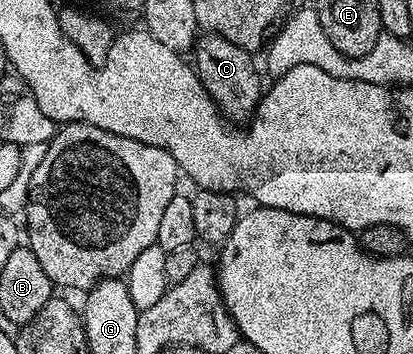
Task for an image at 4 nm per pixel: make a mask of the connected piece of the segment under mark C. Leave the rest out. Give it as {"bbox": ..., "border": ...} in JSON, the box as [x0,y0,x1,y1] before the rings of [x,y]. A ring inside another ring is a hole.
{"bbox":[191,32,263,124],"border":[[[208,32],[198,37],[191,51],[191,65],[197,71],[203,88],[211,96],[217,109],[233,124],[248,123],[263,97],[263,74],[258,63],[257,66],[253,63],[253,58],[254,55],[239,48],[239,44],[231,44],[231,40]]]}

